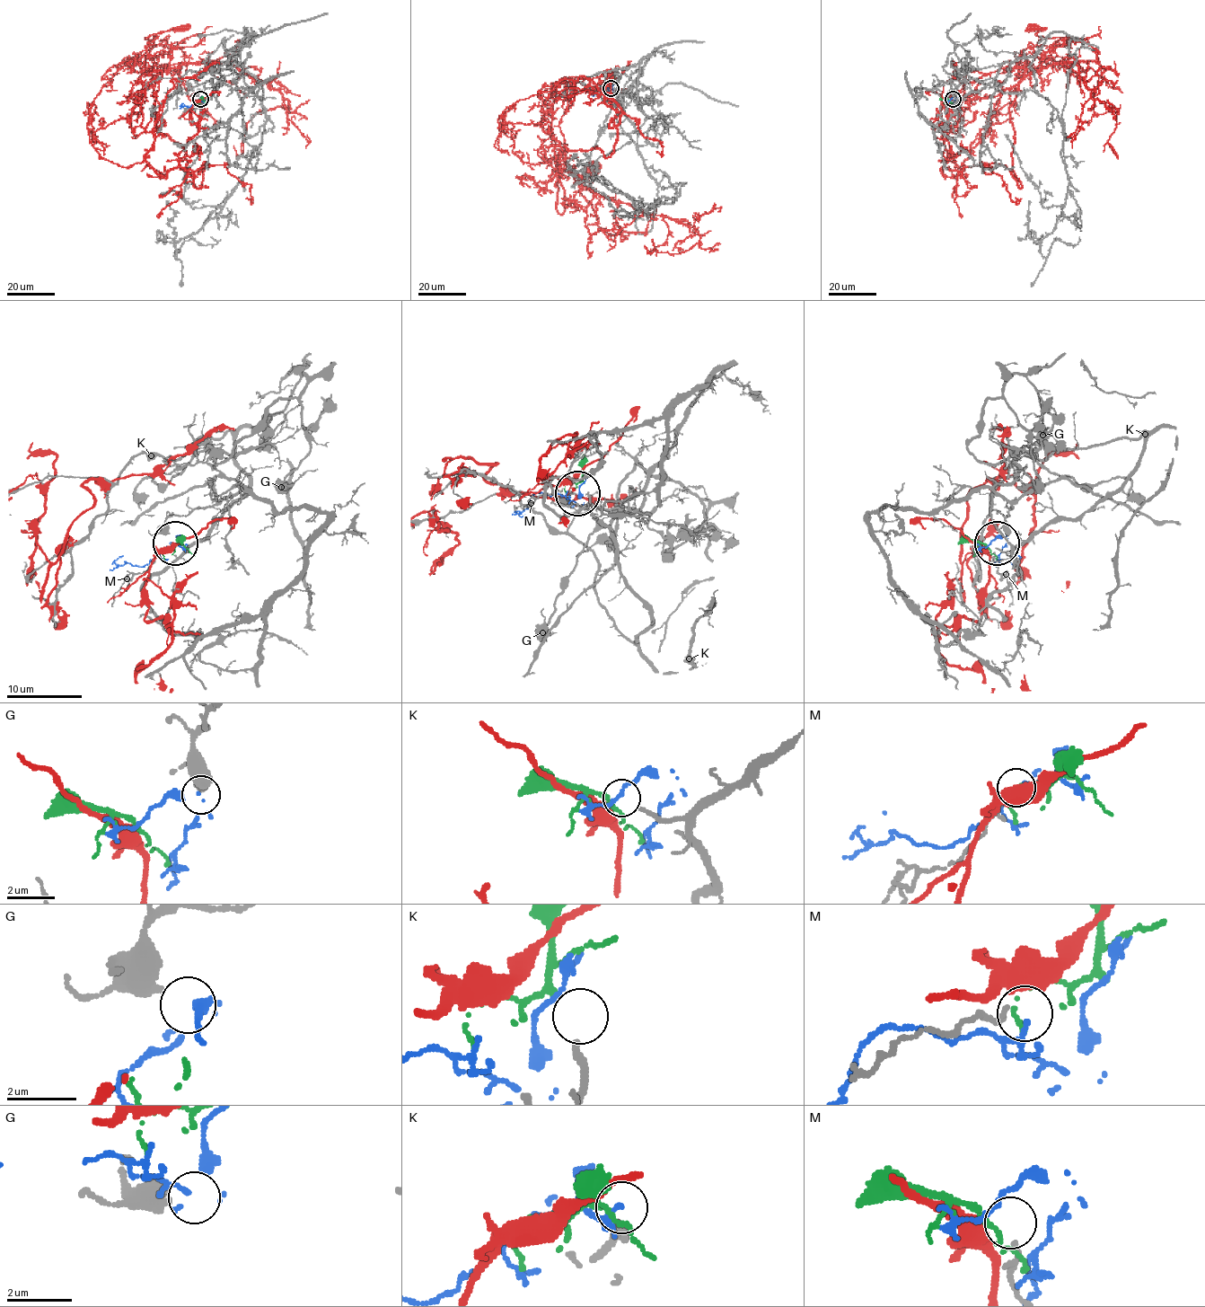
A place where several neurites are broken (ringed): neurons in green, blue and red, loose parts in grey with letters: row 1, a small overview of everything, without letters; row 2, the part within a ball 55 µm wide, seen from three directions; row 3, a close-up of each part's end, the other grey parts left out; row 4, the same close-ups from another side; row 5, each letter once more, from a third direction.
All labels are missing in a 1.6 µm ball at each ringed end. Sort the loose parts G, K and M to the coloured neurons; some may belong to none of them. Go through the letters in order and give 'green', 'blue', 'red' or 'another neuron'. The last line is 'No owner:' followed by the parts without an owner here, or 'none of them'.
G: blue
K: green
M: another neuron
No owner: M

